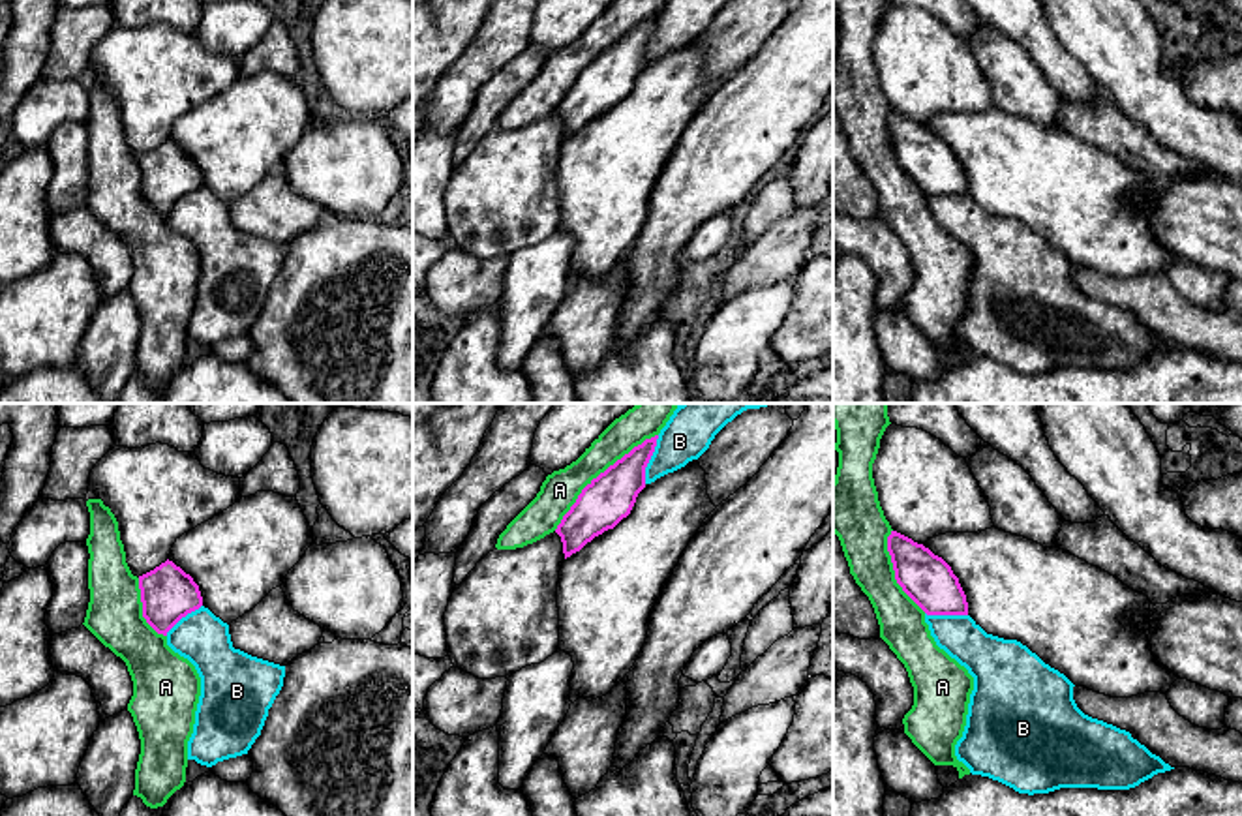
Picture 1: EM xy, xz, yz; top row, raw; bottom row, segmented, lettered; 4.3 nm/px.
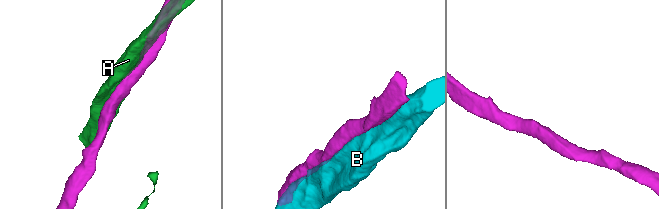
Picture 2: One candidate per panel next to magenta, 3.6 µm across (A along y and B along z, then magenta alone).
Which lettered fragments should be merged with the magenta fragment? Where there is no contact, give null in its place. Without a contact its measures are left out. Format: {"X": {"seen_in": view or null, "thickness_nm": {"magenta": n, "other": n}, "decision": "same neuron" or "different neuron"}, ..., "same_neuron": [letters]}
{"A": {"seen_in": "xz", "thickness_nm": {"magenta": 200, "other": 160}, "decision": "different neuron"}, "B": {"seen_in": "xz", "thickness_nm": {"magenta": 200, "other": 200}, "decision": "different neuron"}, "same_neuron": []}

